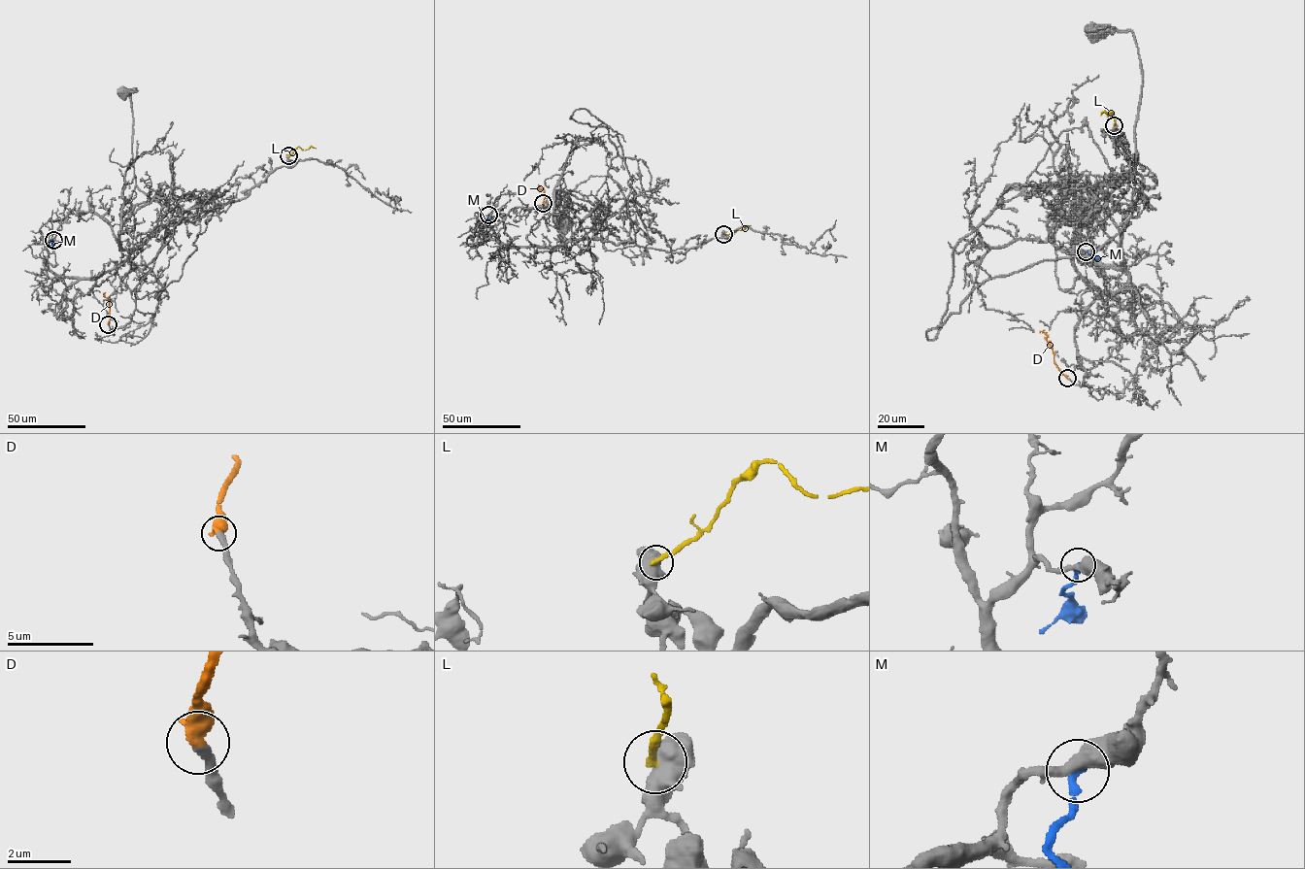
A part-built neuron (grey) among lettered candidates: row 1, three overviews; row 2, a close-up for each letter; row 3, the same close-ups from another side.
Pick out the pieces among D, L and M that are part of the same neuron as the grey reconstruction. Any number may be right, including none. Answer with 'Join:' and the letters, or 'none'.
Join: D

